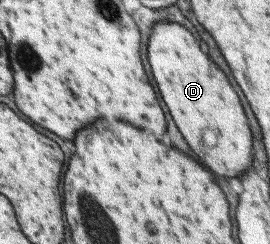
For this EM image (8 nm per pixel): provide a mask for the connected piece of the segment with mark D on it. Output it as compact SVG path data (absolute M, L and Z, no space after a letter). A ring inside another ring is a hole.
M157 22L151 28L153 30L149 34L149 44L147 44L147 62L153 72L151 78L155 80L155 84L159 84L159 96L163 96L163 102L167 104L167 110L169 110L177 130L181 132L183 140L195 152L195 156L199 158L199 162L205 168L211 168L211 172L215 172L217 176L227 176L227 178L239 176L241 172L245 172L251 166L253 148L251 148L251 134L249 134L245 114L241 110L241 104L239 104L231 84L227 82L223 72L207 58L207 54L203 54L199 50L197 42L183 26L171 24L171 22L169 24Z

